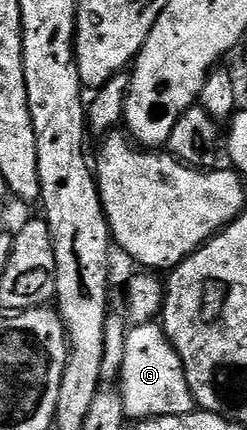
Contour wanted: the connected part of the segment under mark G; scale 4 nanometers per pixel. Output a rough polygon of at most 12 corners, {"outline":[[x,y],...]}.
{"outline":[[161,323],[127,331],[120,391],[128,410],[194,404]]}

